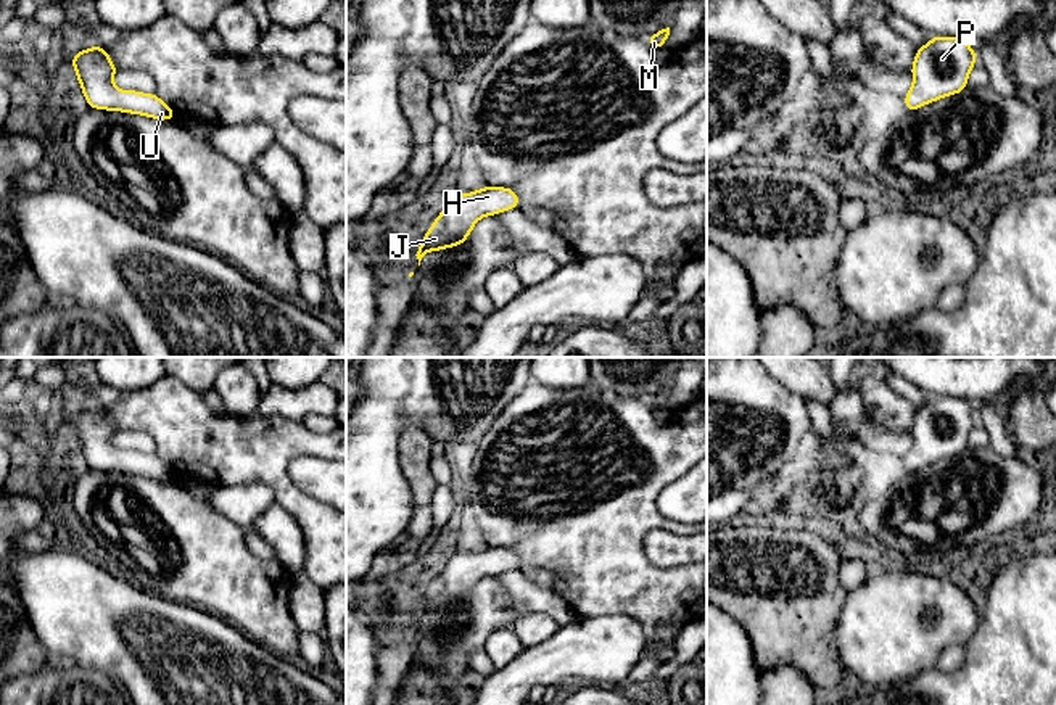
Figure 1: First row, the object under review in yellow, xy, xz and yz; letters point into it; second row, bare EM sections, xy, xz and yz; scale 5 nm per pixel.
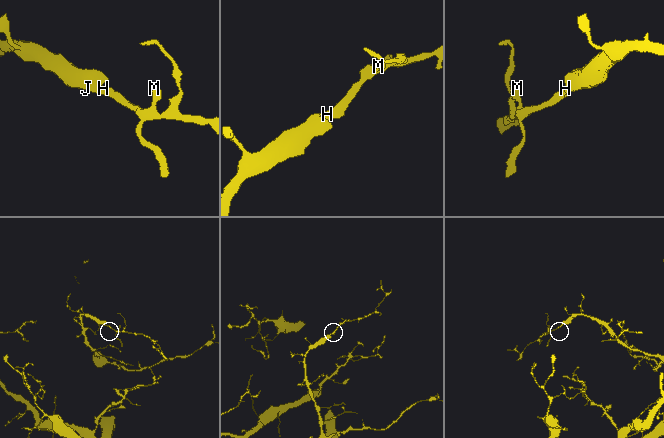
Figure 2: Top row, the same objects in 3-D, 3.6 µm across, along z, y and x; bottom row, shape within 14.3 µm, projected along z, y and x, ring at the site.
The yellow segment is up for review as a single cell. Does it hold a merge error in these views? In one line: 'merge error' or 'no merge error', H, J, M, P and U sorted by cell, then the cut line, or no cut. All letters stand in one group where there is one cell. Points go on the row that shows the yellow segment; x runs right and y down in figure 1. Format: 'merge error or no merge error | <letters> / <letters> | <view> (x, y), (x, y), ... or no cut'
no merge error | H J M P U | no cut

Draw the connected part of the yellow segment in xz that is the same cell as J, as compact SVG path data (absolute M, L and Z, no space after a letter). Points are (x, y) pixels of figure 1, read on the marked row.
M488 185L472 193L454 193L427 230L419 251L419 266L427 253L464 245L480 217L520 209L520 198L509 187Z

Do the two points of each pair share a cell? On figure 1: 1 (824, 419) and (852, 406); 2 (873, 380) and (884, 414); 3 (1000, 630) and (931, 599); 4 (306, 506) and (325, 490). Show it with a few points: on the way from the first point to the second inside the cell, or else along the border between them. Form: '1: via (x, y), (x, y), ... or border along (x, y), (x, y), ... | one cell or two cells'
1: border along (828, 408), (836, 427), (849, 441) | two cells
2: via (874, 388), (884, 406) | one cell
3: border along (982, 617), (976, 631), (960, 646) | two cells
4: border along (288, 472), (288, 477), (305, 493), (329, 506) | two cells

